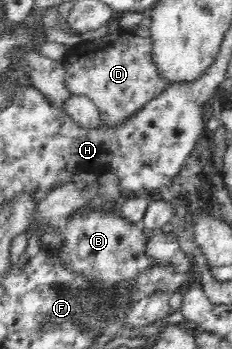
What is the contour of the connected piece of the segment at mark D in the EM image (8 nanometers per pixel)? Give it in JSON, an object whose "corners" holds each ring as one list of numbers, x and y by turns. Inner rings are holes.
{"corners":[[132,30,81,41,69,48,62,60,63,85,70,93,89,97,99,110,101,123,115,127,171,85,158,77,152,63,151,48,150,37,141,37]]}

